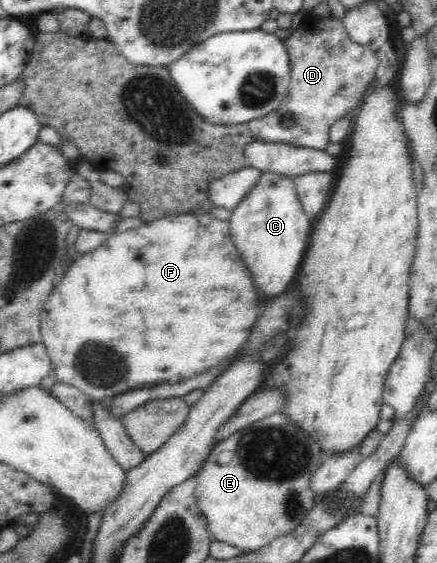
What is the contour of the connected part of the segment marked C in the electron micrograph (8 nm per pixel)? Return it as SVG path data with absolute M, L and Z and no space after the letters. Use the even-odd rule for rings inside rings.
M261 171L255 186L230 210L227 221L231 239L255 275L259 292L263 290L265 300L281 294L297 277L313 228L299 199L295 177Z

